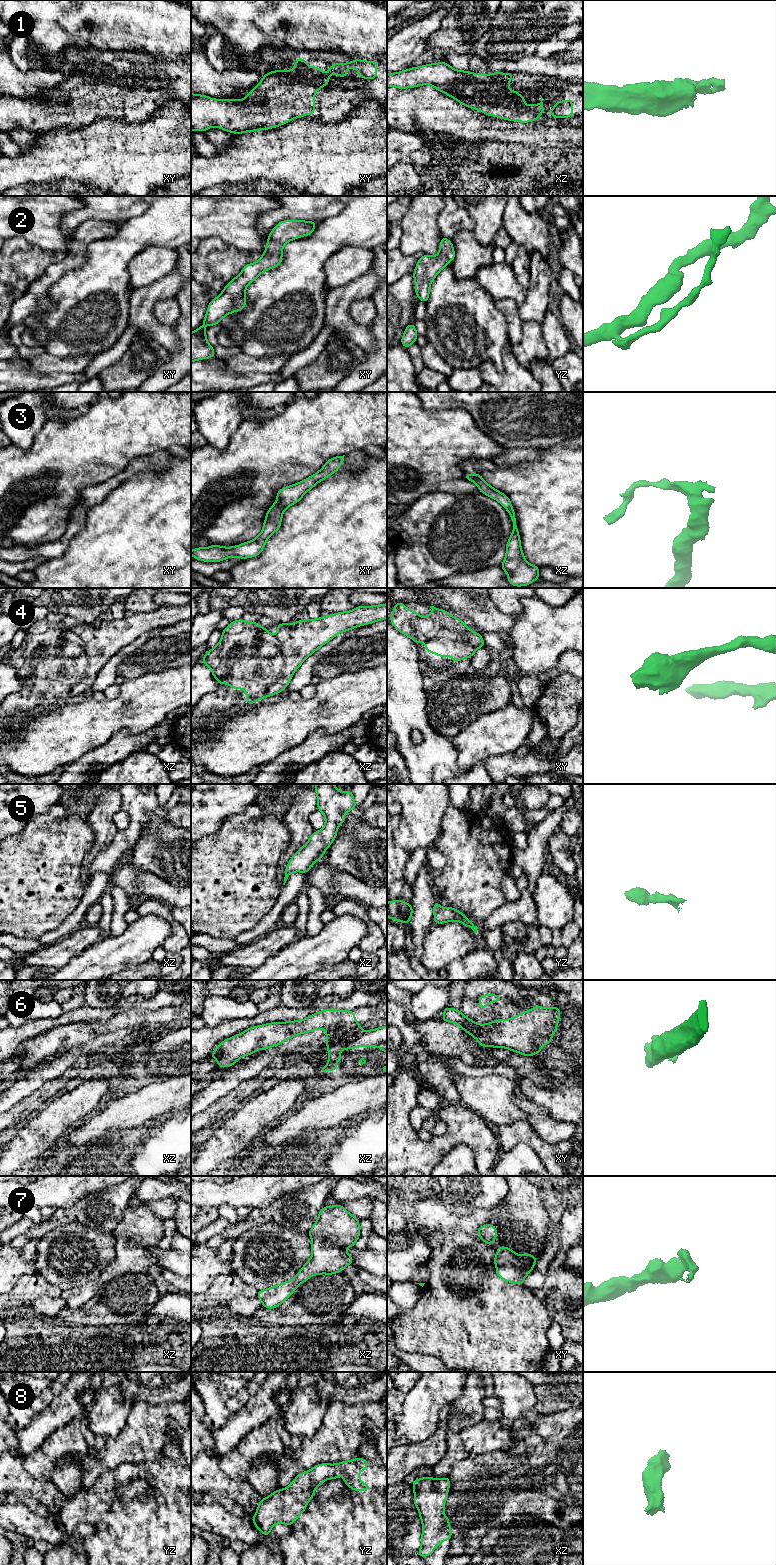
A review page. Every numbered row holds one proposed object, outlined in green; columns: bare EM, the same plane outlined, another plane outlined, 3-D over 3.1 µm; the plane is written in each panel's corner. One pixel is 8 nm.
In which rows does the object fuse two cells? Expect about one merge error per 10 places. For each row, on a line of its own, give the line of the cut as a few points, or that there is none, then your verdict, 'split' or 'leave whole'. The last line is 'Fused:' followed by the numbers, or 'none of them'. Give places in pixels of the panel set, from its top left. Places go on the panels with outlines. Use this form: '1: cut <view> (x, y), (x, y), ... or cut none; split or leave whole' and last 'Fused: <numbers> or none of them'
1: cut none; leave whole
2: cut none; leave whole
3: cut none; leave whole
4: cut none; leave whole
5: cut none; leave whole
6: cut none; leave whole
7: cut none; leave whole
8: cut none; leave whole
Fused: none of them

